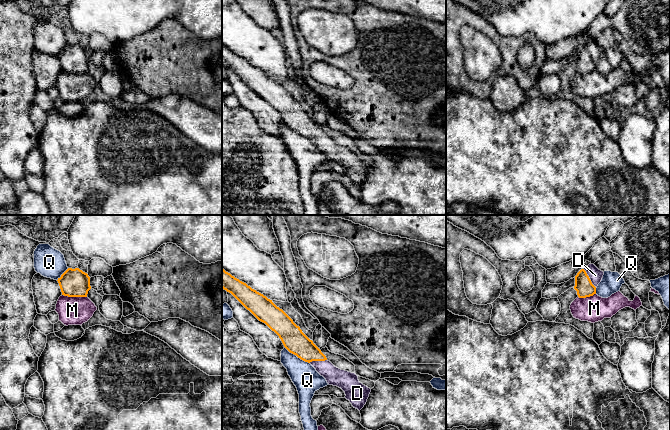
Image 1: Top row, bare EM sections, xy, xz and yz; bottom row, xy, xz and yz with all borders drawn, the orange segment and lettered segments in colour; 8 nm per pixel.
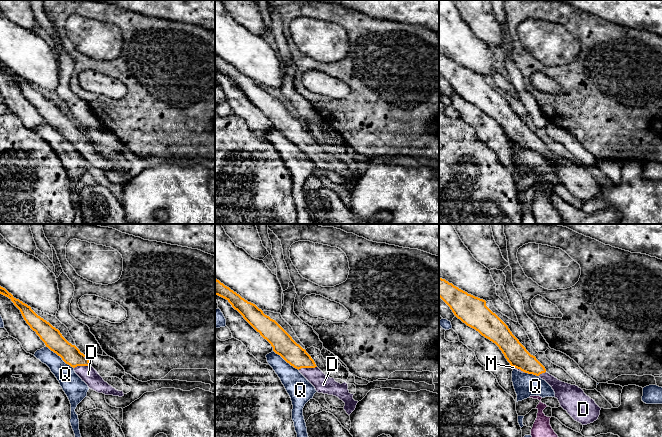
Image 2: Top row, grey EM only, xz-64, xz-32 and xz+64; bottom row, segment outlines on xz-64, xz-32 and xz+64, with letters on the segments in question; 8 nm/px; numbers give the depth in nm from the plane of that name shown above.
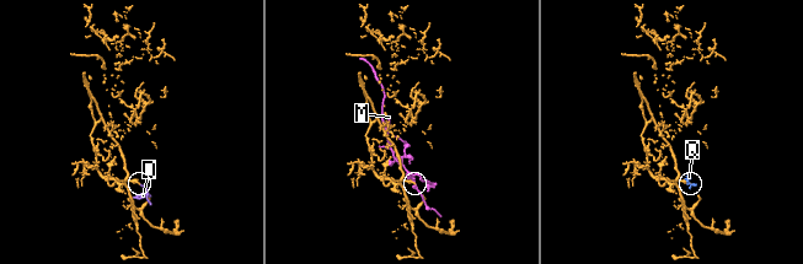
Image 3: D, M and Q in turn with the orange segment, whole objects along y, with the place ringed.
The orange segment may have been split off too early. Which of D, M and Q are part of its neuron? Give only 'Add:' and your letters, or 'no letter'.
Add: D

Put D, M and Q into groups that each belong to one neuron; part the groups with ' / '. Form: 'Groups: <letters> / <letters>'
Groups: D / M / Q

